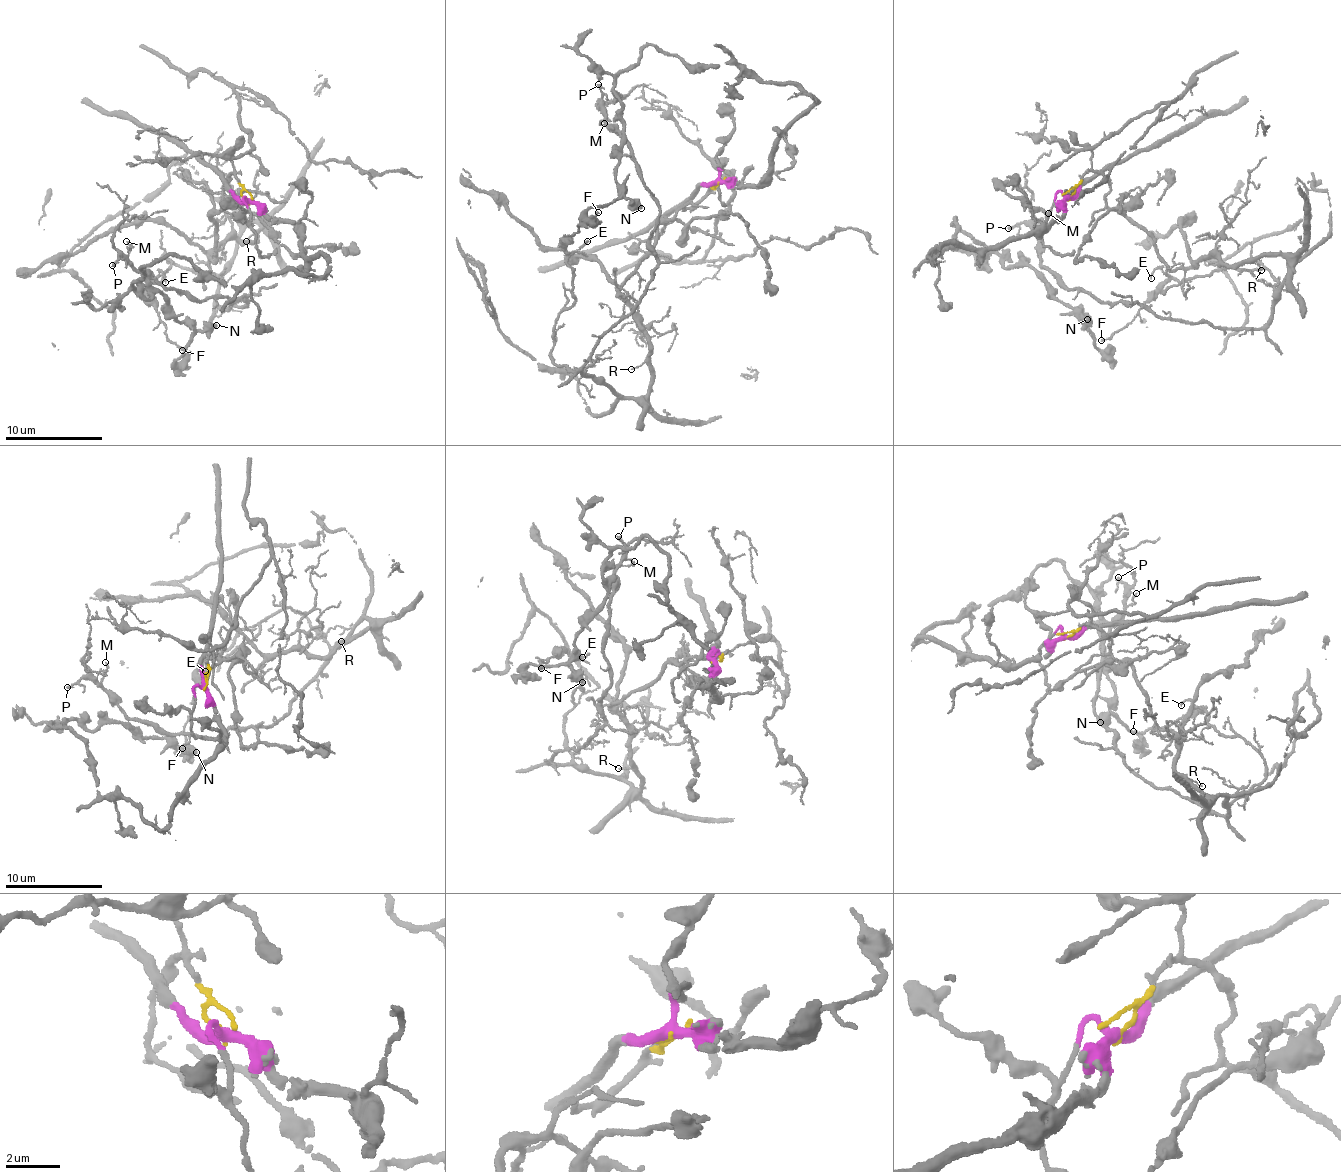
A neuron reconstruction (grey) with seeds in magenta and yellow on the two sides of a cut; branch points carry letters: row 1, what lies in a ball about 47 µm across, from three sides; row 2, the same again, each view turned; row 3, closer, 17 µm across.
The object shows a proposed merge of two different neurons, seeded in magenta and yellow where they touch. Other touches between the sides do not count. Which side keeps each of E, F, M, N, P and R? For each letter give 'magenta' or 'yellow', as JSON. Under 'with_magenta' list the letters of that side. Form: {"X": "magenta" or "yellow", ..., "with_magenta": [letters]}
{"E": "yellow", "F": "yellow", "M": "yellow", "N": "magenta", "P": "yellow", "R": "yellow", "with_magenta": ["N"]}

